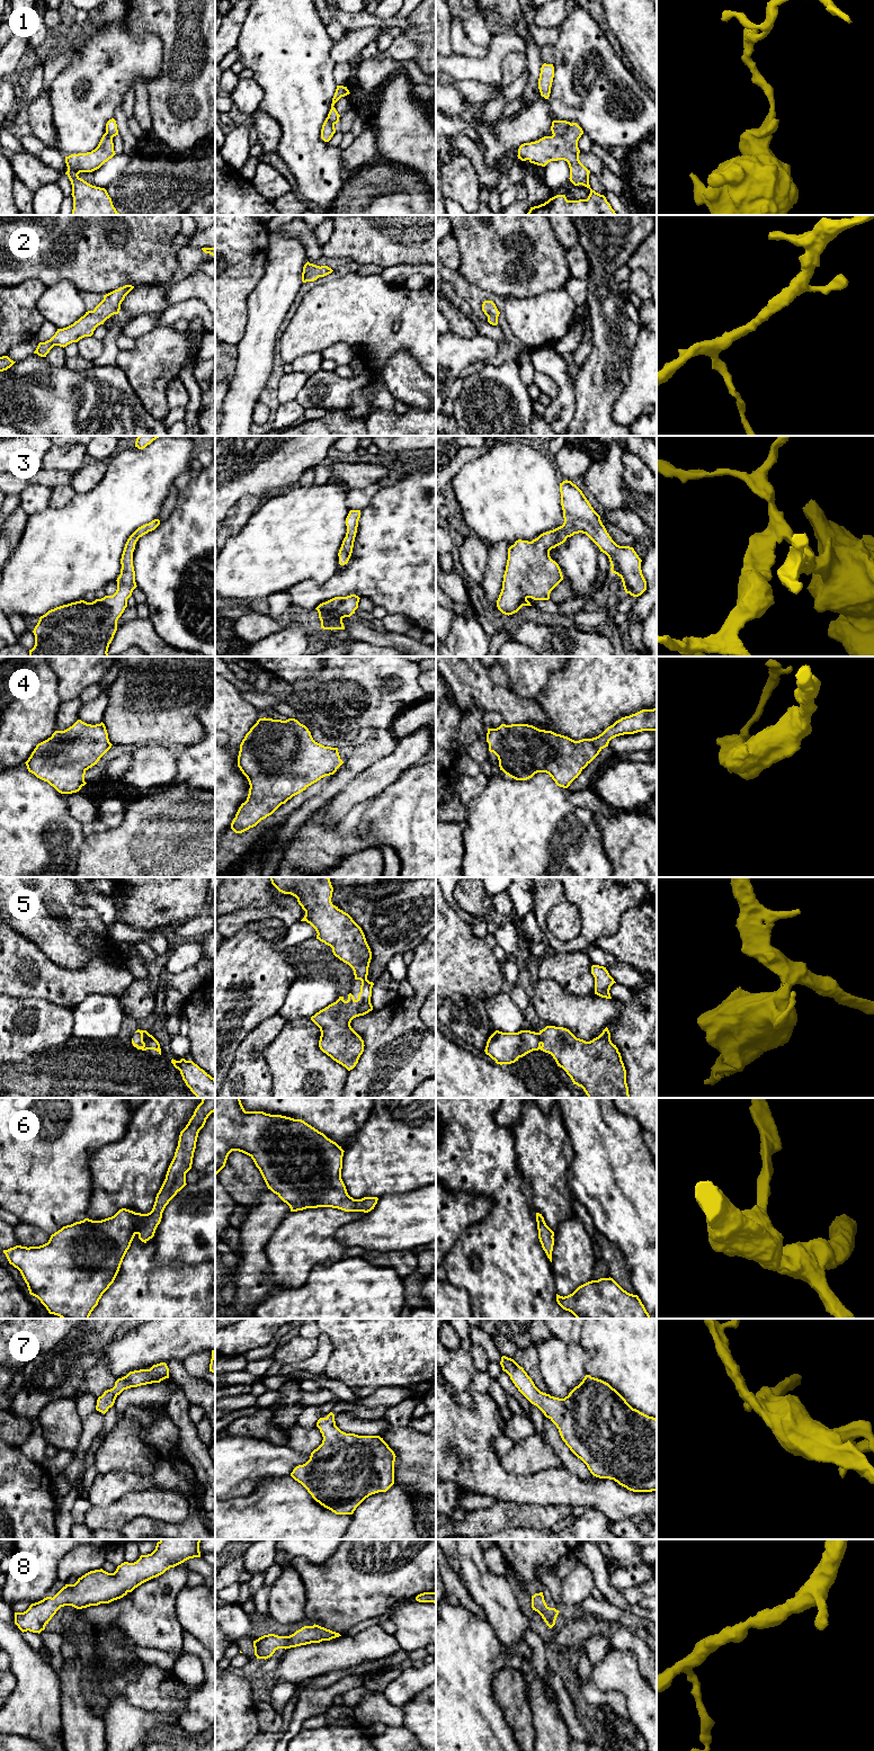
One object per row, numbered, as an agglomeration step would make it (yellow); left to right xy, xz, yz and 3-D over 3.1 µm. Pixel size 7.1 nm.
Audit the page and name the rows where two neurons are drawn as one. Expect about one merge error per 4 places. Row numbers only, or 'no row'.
1

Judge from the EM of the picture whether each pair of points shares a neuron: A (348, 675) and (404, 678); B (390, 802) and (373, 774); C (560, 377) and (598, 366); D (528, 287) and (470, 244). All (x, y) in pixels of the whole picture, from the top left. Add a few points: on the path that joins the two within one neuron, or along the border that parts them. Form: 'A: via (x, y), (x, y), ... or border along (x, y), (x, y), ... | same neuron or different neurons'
A: via (362, 675), (391, 672) | same neuron
B: border along (402, 773), (374, 798) | different neurons
C: border along (591, 349), (588, 358), (576, 372) | different neurons
D: via (514, 283), (484, 256) | same neuron

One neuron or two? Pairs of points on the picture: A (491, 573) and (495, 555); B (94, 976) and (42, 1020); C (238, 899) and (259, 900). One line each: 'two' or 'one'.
A: one
B: two
C: one

